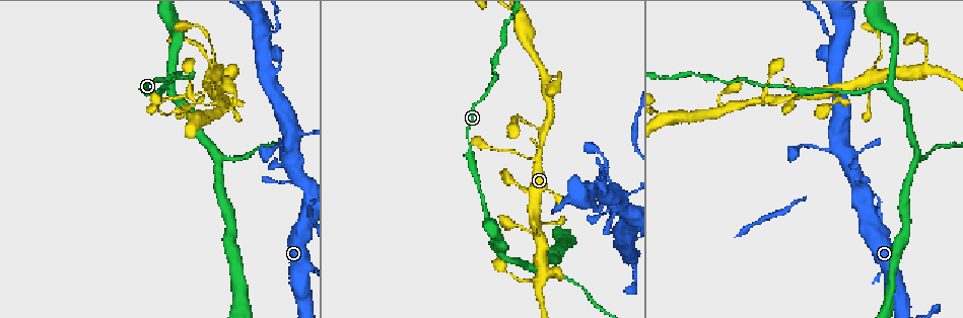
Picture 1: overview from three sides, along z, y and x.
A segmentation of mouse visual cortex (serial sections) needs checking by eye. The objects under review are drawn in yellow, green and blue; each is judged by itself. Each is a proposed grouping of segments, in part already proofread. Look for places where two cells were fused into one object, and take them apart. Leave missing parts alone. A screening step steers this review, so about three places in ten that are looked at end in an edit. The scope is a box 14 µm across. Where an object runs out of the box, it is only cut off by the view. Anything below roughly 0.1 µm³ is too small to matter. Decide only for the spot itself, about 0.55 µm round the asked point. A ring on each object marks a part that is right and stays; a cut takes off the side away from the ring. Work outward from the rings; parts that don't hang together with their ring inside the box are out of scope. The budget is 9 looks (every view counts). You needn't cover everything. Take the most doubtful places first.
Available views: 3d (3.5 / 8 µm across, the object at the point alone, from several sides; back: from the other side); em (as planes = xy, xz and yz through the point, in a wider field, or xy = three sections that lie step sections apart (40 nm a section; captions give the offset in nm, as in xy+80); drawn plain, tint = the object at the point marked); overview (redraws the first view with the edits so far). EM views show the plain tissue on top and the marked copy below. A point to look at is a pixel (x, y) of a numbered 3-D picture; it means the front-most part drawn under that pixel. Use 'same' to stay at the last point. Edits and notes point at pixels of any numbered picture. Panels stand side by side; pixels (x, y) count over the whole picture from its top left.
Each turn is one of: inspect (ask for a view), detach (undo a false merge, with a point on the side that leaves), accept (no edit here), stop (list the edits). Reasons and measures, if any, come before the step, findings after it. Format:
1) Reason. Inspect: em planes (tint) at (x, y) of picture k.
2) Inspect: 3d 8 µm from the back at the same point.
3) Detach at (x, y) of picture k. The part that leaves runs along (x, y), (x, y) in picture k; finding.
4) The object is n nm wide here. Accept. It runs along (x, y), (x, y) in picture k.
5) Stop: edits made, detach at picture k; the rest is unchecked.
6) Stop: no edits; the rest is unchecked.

Inspect: 3d 3.5 µm from the back at (534, 158) of picture 1.

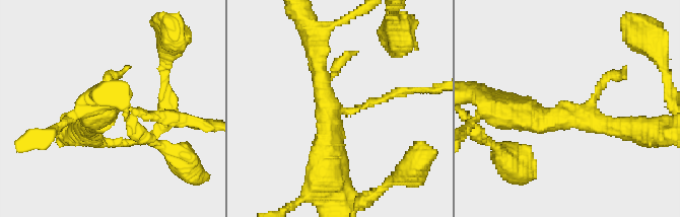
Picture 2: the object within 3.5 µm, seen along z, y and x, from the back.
Inspect: em planes (tint) at (343, 112) of picture 2.

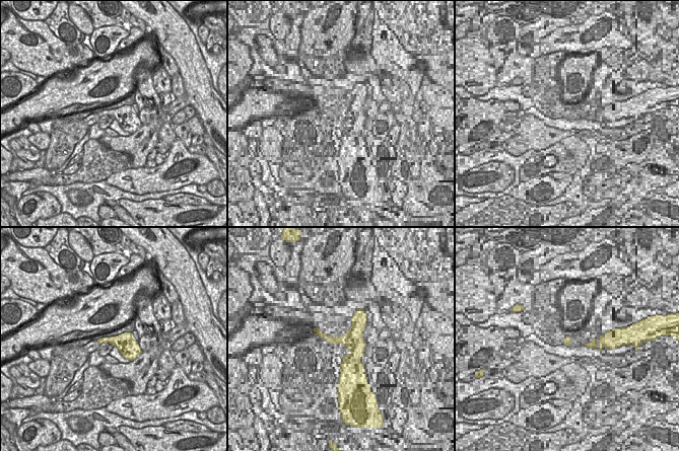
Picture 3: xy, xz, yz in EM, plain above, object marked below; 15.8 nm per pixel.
Another direction. Inspect: em xy step 1 (tint) at the same point.

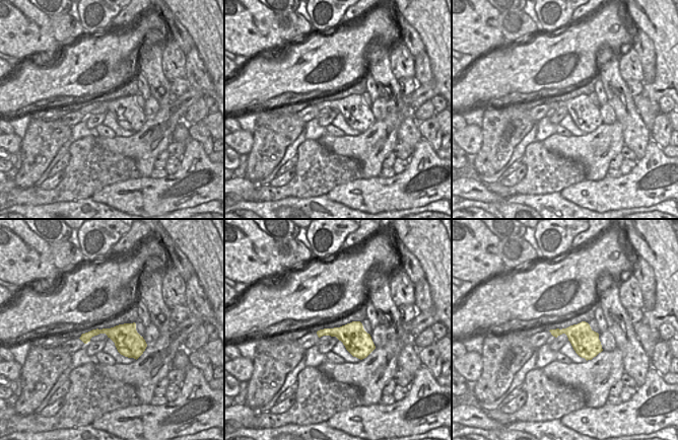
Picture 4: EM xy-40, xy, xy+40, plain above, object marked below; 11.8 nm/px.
Accept. Continuous, no second cell.

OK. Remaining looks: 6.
Arms part here. Inspect: 3d 3.5 µm at (870, 82) of picture 1.

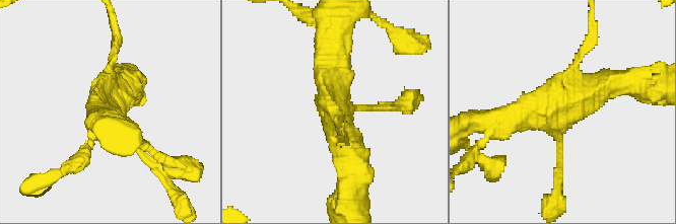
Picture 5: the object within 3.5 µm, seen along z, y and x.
Inspect: em xy step 3 (tint) at (338, 109) of picture 5.

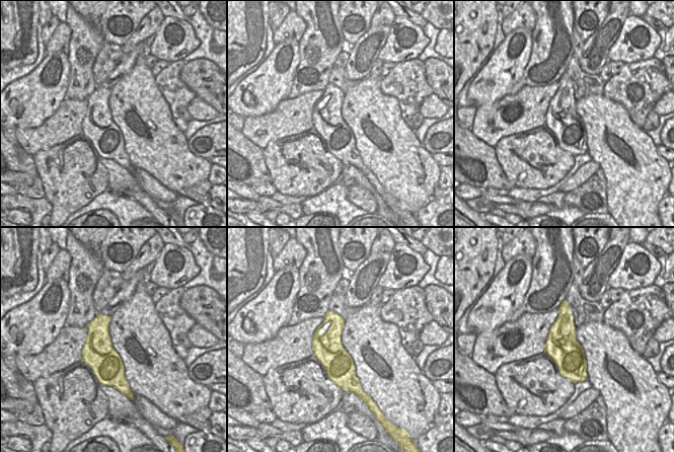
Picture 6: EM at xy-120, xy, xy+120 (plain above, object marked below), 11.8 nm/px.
Detach at (116, 34) of picture 5. The part that leaves runs along (109, 67), (116, 49), (112, 23) in picture 5; a second cell is stuck on.

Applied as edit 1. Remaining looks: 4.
See it whole again. Inspect: overview.

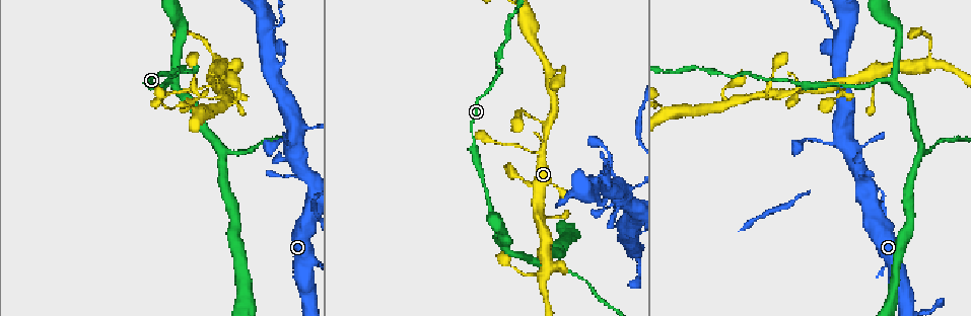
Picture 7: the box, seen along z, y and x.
Arms part here. Inspect: 3d 3.5 µm at (923, 149) of picture 7.

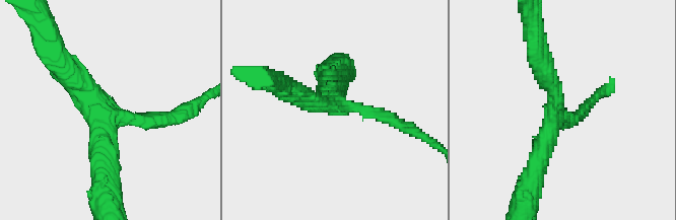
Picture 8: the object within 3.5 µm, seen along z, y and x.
3 arms meet here; the arms are 200, 350, 350 nm wide; now the EM. Inspect: em xy step 2 (tint) at (329, 104) of picture 8.

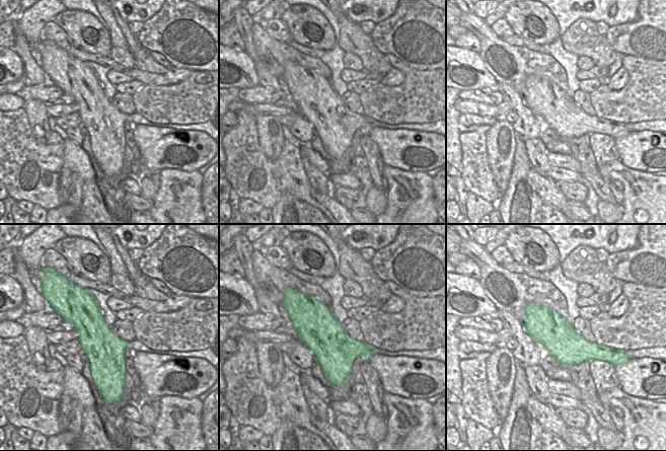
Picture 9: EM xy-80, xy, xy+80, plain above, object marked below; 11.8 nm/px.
Inspect: em xy step 5 (tint) at the same point.

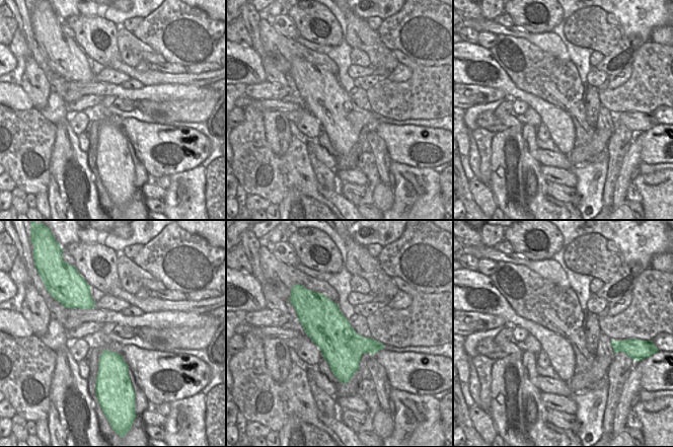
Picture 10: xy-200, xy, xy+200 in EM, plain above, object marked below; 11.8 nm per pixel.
Accept. It runs along (59, 62), (103, 112), (103, 180) in picture 8; one cell here.

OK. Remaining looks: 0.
Stop: edits made, detach at picture 5; the rest is unchecked.

